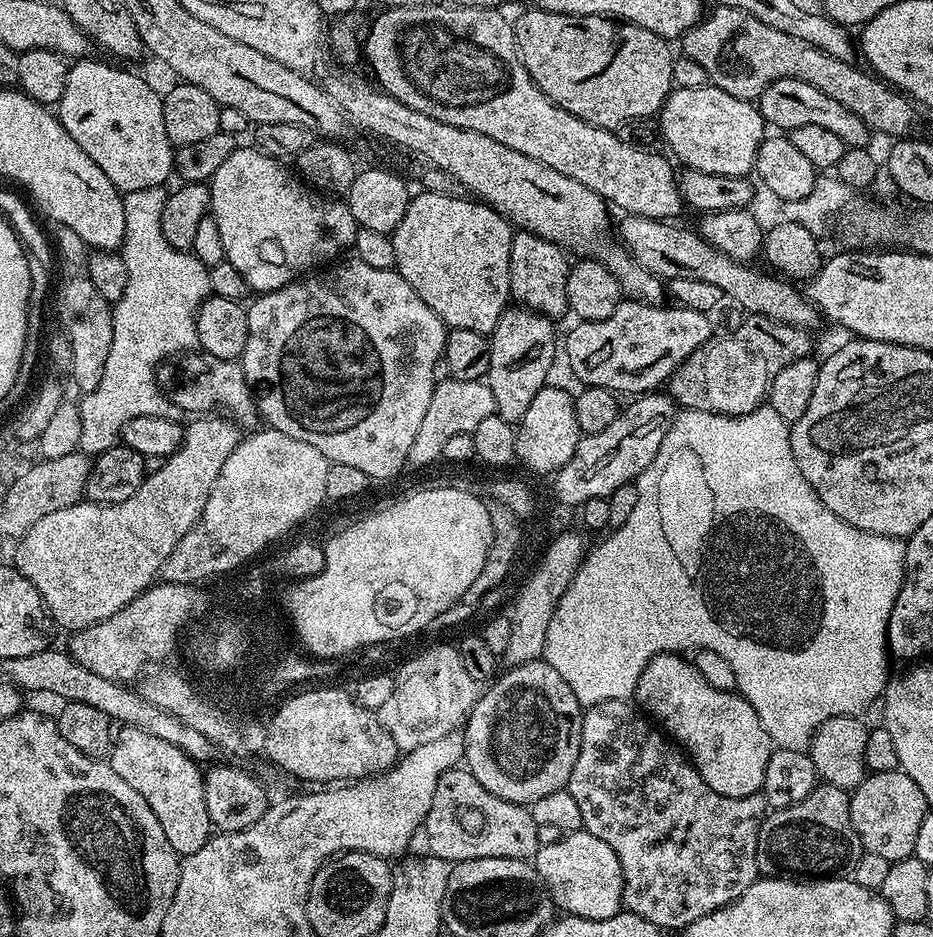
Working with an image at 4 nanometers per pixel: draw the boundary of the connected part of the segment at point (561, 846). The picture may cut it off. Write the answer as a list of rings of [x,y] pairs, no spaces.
[[[583,830],[552,839],[556,840],[541,843],[534,857],[534,867],[553,905],[561,913],[578,918],[614,918],[624,903],[624,879],[618,854],[614,854],[602,838],[594,838],[594,834]]]

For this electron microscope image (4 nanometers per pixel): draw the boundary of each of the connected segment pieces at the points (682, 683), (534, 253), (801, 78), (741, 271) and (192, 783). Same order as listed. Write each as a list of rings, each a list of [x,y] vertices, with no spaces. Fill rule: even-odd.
[[[663,652],[661,656],[655,656],[642,670],[634,700],[683,749],[698,774],[702,774],[706,786],[710,786],[710,790],[726,794],[726,798],[746,798],[757,795],[763,789],[766,762],[770,762],[774,745],[758,714],[754,714],[754,706],[750,706],[750,702],[745,700],[739,691],[727,692],[710,686],[691,659],[674,652]]]
[[[517,231],[512,237],[510,246],[510,290],[511,299],[517,305],[540,312],[546,317],[557,318],[568,312],[568,299],[566,298],[566,282],[570,260],[565,249],[554,242],[532,232]]]
[[[713,7],[695,26],[682,38],[683,55],[694,58],[702,70],[706,70],[709,81],[715,87],[726,90],[726,94],[734,94],[739,100],[759,101],[761,94],[770,86],[770,82],[778,82],[782,78],[798,78],[798,82],[810,82],[810,86],[818,86],[829,96],[835,98],[846,110],[858,114],[862,122],[873,132],[881,132],[891,138],[908,138],[916,128],[917,105],[904,93],[896,91],[891,84],[884,83],[878,76],[866,71],[863,67],[856,68],[855,63],[847,64],[838,58],[830,58],[818,46],[810,46],[810,42],[798,42],[798,38],[790,38],[790,34],[782,34],[782,30],[774,30],[774,26],[766,26],[766,22],[758,22],[754,14],[746,14],[746,10],[737,8]]]
[[[625,215],[620,224],[619,243],[650,274],[659,276],[665,282],[678,278],[694,278],[698,282],[711,282],[724,292],[725,297],[733,300],[745,313],[765,316],[778,322],[786,322],[795,328],[815,329],[818,313],[815,304],[800,292],[795,283],[776,274],[767,276],[764,272],[752,268],[751,263],[735,260],[717,250],[711,242],[705,240],[699,231],[679,228],[679,223],[641,216]]]
[[[124,726],[115,733],[110,763],[118,778],[134,786],[134,790],[146,798],[146,806],[154,810],[154,818],[158,818],[158,826],[162,826],[177,856],[189,856],[206,846],[214,829],[206,810],[204,772],[197,761],[178,750],[178,746],[162,742],[162,738],[151,736],[138,728]]]

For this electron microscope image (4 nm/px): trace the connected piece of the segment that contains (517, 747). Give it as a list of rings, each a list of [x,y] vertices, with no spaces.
[[[531,660],[509,667],[507,671],[505,676],[504,673],[497,675],[479,693],[476,704],[468,714],[462,728],[463,763],[468,772],[474,774],[486,790],[490,790],[490,794],[498,794],[498,798],[506,798],[506,802],[530,806],[538,802],[538,798],[554,794],[554,790],[567,788],[570,770],[574,770],[574,762],[578,762],[578,750],[582,746],[584,713],[578,698],[574,698],[574,690],[562,682],[562,674],[558,674],[558,670],[554,670],[547,660]]]

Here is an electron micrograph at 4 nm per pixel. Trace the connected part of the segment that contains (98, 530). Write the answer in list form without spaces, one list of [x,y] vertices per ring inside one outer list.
[[[200,414],[189,420],[192,421],[189,424],[187,422],[183,429],[180,448],[159,465],[161,468],[157,472],[149,471],[145,475],[142,486],[138,486],[138,490],[134,490],[134,494],[130,494],[130,498],[126,498],[126,502],[118,502],[117,504],[81,502],[74,506],[66,506],[66,510],[54,510],[54,514],[46,514],[46,518],[38,518],[38,522],[34,522],[34,526],[30,526],[30,530],[26,530],[24,535],[15,541],[16,560],[14,559],[14,566],[32,583],[34,590],[38,590],[44,603],[44,609],[52,617],[53,625],[57,629],[68,628],[69,633],[74,633],[86,626],[94,626],[94,622],[102,622],[102,618],[110,618],[114,614],[118,614],[118,610],[122,610],[127,604],[137,600],[146,589],[152,587],[154,581],[161,575],[166,558],[170,558],[170,554],[178,546],[178,542],[198,522],[198,518],[206,506],[206,498],[210,498],[210,490],[218,478],[218,470],[222,470],[226,458],[240,445],[242,432],[236,421],[224,414]]]

